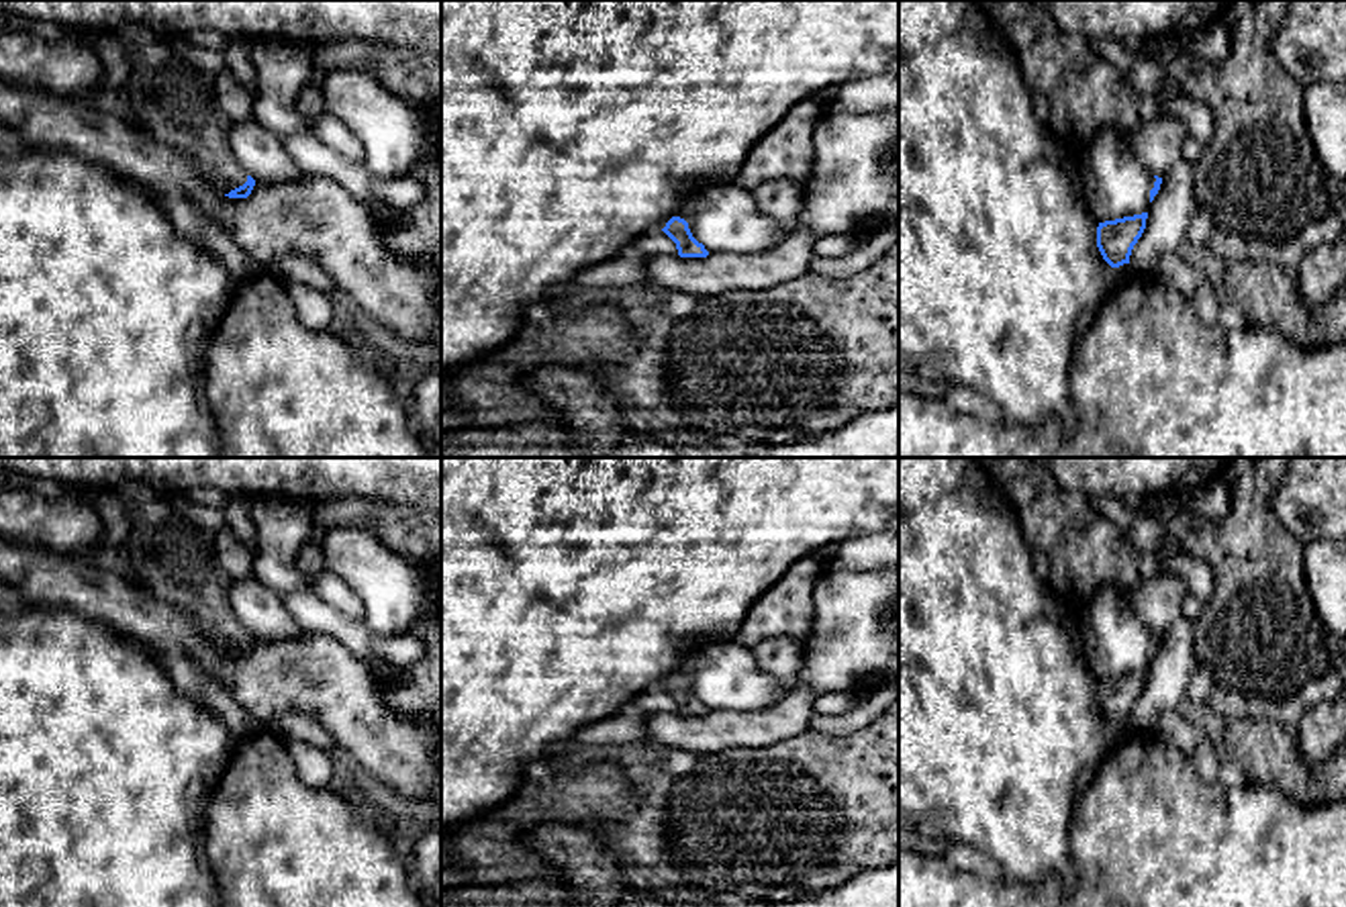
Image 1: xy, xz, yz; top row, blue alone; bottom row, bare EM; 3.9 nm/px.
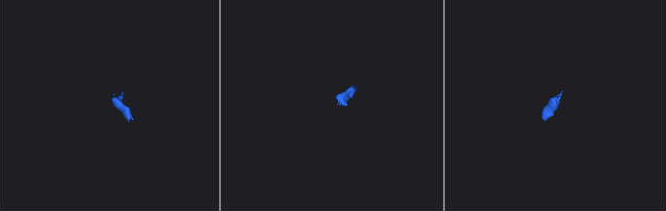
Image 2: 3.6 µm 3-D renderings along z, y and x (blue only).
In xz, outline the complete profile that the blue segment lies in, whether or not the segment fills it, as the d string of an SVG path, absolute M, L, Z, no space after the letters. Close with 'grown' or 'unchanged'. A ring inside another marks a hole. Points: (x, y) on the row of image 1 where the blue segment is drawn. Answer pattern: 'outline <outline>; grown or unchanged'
outline M672 217L662 231L676 243L680 257L707 257L709 255L705 245L692 237L688 223L684 219Z; unchanged

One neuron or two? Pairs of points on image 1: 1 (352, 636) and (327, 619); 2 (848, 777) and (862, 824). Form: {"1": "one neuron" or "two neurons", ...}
{"1": "one neuron", "2": "one neuron"}

